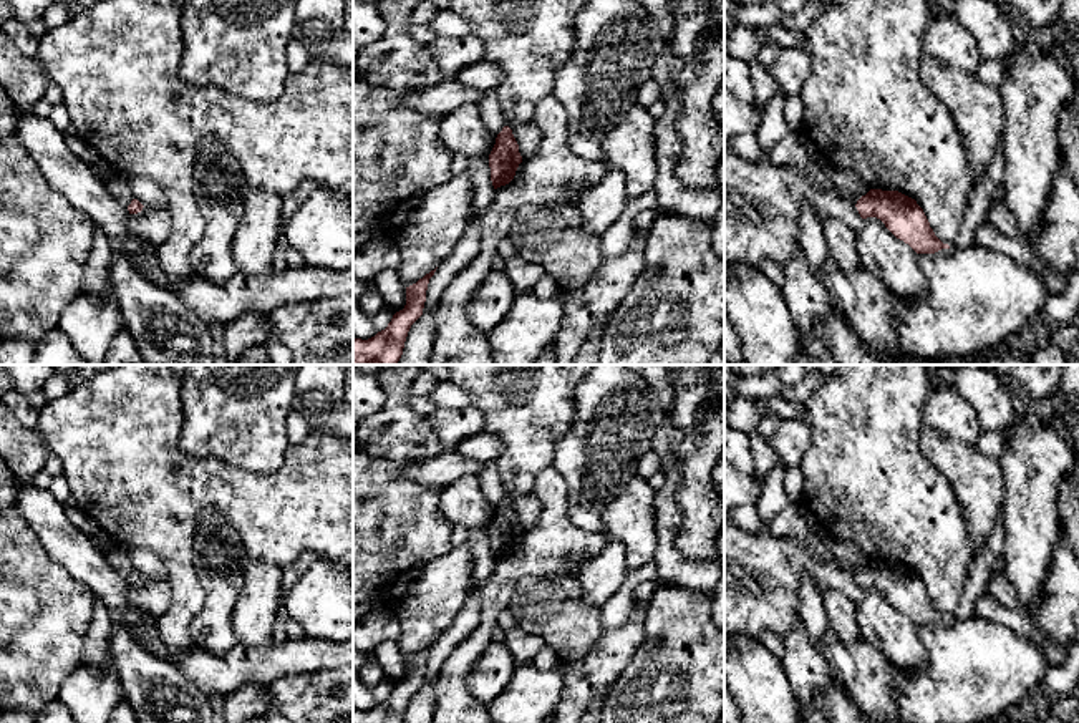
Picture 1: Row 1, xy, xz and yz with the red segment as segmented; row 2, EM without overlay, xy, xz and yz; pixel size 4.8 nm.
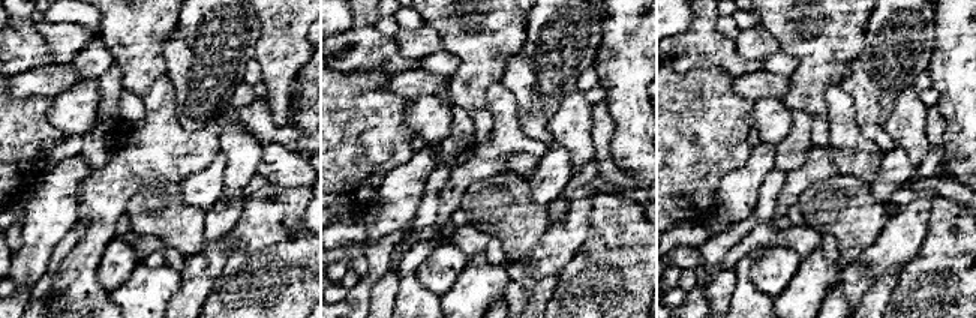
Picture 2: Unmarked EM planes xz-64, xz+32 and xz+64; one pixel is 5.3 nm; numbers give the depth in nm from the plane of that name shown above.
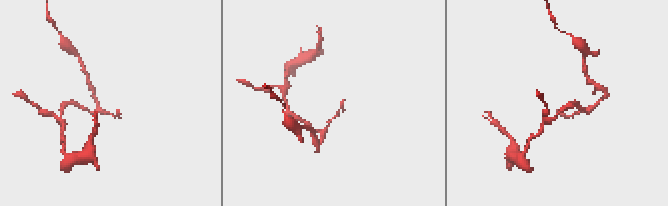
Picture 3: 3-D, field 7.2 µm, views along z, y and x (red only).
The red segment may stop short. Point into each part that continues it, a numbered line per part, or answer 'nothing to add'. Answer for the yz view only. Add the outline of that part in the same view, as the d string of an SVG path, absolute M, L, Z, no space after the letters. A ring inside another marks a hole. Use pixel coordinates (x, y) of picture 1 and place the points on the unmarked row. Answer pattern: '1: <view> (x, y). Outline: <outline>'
nothing to add

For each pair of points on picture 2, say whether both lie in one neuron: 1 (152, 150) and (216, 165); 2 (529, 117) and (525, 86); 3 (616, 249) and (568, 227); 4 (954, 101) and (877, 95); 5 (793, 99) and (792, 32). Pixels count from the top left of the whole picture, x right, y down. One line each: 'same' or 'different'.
1: different
2: same
3: different
4: different
5: same

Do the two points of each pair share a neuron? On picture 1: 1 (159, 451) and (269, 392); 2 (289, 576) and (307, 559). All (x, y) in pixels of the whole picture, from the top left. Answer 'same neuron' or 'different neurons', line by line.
1: different neurons
2: same neuron

